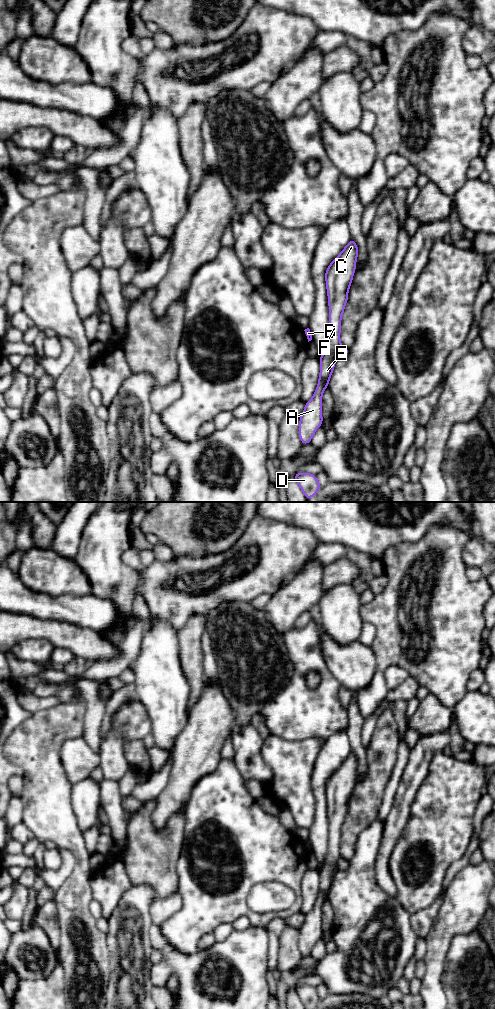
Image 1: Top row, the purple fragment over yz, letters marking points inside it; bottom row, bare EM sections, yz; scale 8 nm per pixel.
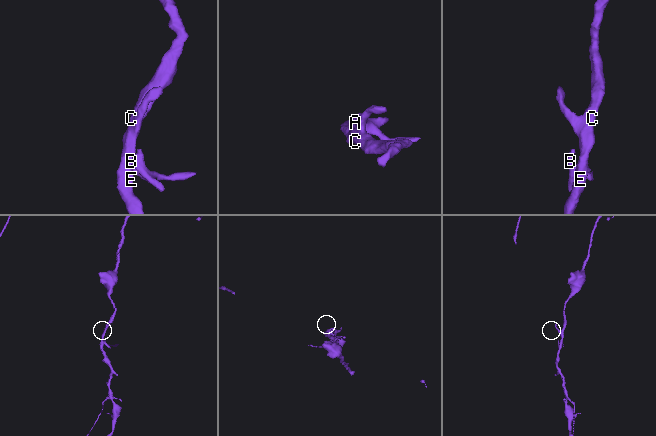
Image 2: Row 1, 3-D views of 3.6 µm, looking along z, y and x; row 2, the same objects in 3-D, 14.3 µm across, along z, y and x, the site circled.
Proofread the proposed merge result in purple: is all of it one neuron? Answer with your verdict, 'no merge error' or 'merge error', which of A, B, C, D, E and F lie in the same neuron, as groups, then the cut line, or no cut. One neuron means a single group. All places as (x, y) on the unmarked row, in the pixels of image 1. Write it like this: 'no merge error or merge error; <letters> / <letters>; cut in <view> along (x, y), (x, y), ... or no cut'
merge error; A C D E F / B; cut in yz along (342, 858), (338, 863), (338, 869)

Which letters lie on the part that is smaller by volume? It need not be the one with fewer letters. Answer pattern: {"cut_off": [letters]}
{"cut_off": ["B"]}

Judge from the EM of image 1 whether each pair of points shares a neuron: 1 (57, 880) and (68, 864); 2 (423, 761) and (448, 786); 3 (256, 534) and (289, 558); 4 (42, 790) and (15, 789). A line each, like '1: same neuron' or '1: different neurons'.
1: same neuron
2: different neurons
3: same neuron
4: different neurons

